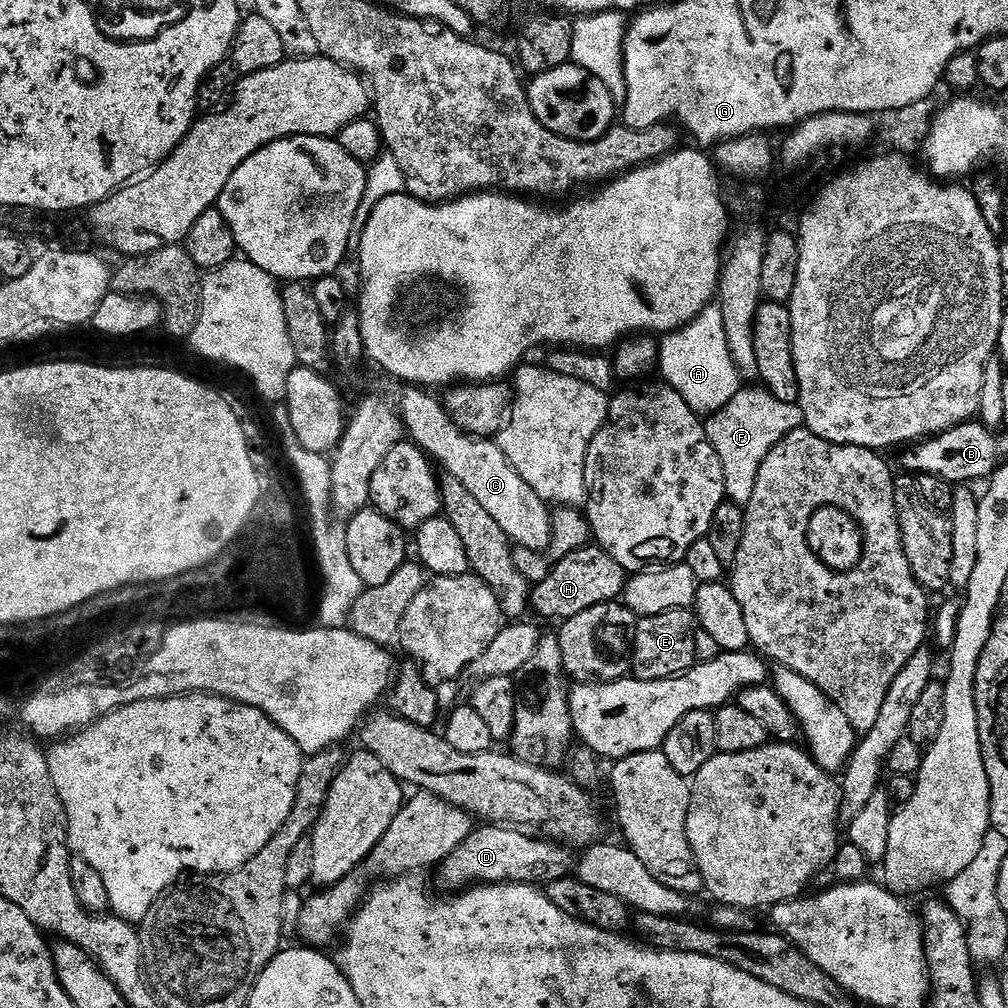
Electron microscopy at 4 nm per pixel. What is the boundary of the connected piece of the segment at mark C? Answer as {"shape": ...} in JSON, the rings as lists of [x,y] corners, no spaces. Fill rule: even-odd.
{"shape":[[[419,386],[397,388],[400,389],[396,392],[394,407],[407,439],[421,448],[443,471],[454,474],[454,478],[458,478],[458,482],[462,482],[462,486],[466,486],[471,496],[489,512],[490,518],[502,526],[513,545],[544,552],[552,543],[553,513],[546,501],[538,498],[538,494],[534,494],[534,490],[522,482],[522,474],[510,466],[495,439],[463,432],[448,417],[443,403],[437,397],[436,400],[432,397],[435,395],[431,391]]]}

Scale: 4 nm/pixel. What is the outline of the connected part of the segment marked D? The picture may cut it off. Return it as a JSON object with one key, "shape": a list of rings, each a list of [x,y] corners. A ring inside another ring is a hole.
{"shape":[[[481,823],[473,827],[470,838],[466,838],[466,842],[462,842],[450,858],[438,865],[434,875],[448,894],[459,894],[481,884],[546,886],[550,882],[558,882],[558,878],[573,875],[574,856],[571,854],[565,845],[547,838],[537,838],[515,826]]]}

